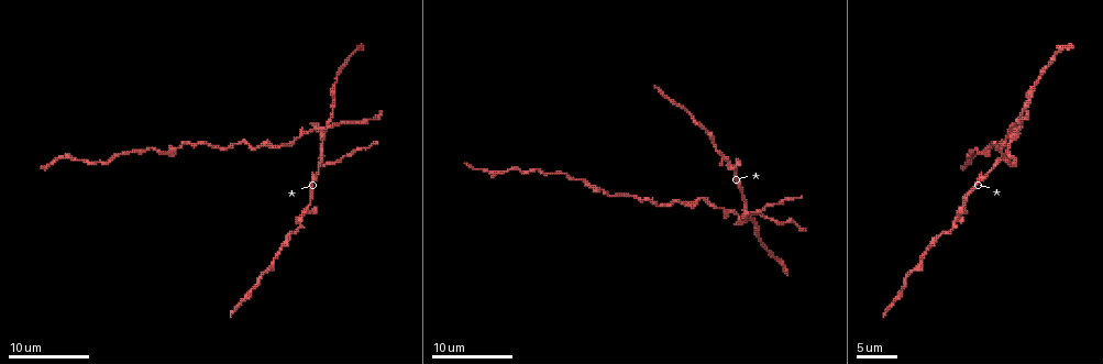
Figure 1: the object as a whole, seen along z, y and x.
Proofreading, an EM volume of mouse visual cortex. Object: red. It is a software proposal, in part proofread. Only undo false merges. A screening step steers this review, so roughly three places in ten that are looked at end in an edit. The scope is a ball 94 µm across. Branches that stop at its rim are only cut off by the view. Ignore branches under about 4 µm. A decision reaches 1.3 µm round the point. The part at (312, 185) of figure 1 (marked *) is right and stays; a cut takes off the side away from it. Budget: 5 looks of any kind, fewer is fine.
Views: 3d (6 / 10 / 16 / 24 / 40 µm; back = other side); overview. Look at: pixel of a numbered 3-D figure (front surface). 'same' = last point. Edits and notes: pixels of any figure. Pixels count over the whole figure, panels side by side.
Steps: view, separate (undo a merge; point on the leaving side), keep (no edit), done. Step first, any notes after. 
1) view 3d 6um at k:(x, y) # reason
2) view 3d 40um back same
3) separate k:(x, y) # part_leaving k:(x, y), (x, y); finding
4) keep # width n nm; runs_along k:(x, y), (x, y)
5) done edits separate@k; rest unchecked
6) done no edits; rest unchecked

view 3d 16um at 1:(265, 270) # calibre changes

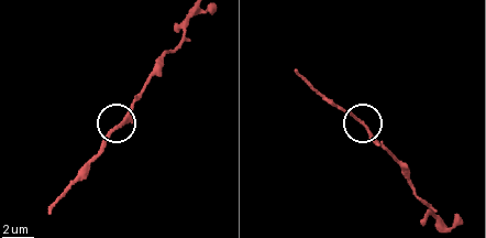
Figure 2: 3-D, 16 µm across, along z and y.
keep # runs_along 2:(191, 18), (140, 97), (86, 162); one neuron here

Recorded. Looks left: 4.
view 3d 16um at 1:(332, 164) # sudden change in width

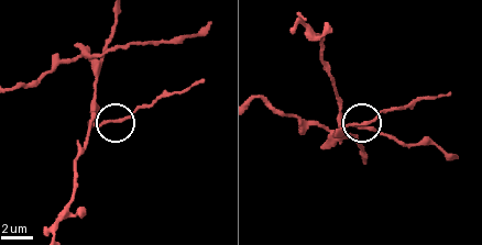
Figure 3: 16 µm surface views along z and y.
view 3d 16um back at 3:(357, 122) # from behind

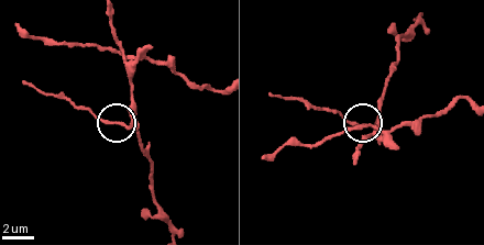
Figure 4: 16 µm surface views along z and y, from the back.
separate 4:(108, 123) # width 180 nm; part_leaving 4:(129, 129), (102, 122), (87, 110), (25, 82); two neurons meet here

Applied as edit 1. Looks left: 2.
view overview

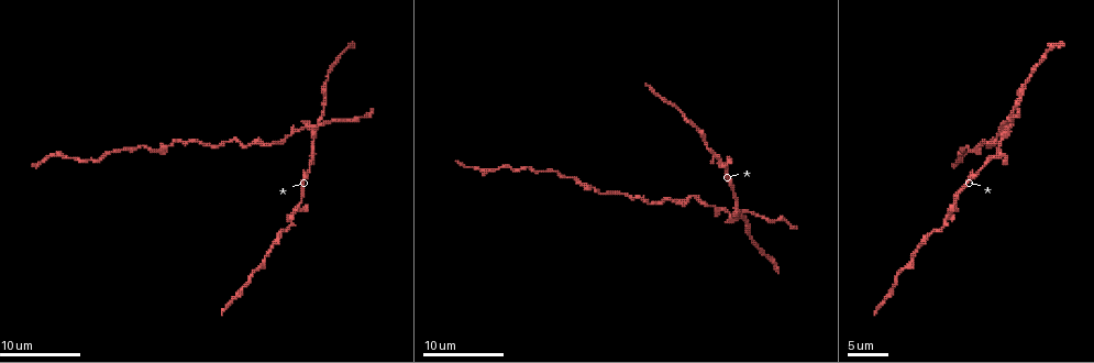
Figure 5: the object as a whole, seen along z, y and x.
view 3d 16um at 5:(947, 217) # three-way junction

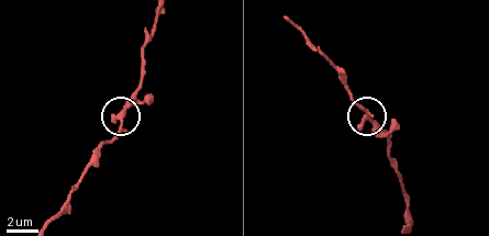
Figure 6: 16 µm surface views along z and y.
keep # width 250 nm; all the same neuron

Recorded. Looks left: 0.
done edits separate@4; rest unchecked

